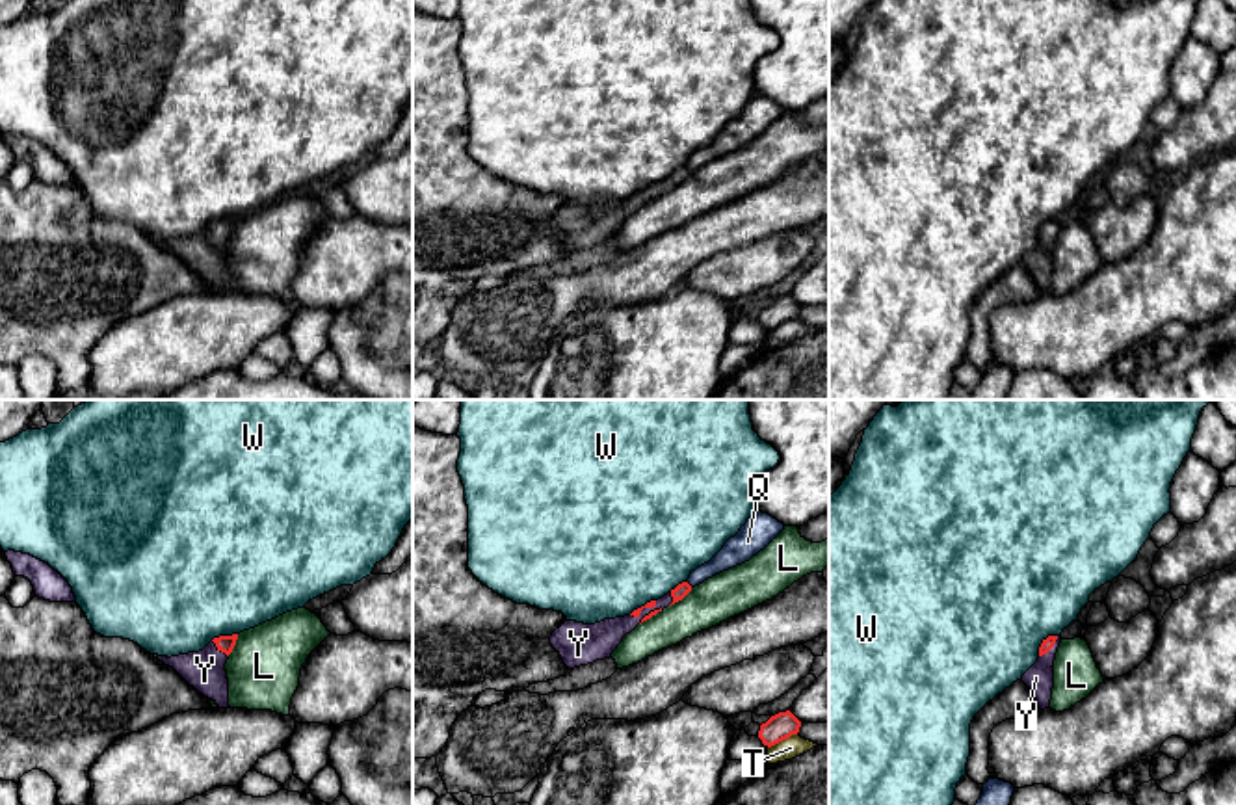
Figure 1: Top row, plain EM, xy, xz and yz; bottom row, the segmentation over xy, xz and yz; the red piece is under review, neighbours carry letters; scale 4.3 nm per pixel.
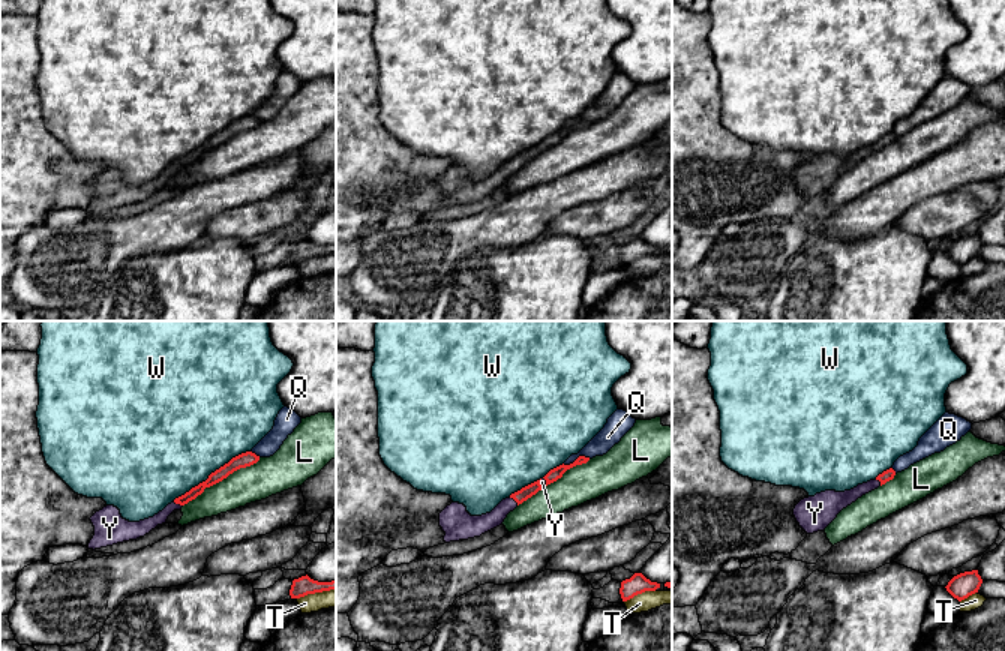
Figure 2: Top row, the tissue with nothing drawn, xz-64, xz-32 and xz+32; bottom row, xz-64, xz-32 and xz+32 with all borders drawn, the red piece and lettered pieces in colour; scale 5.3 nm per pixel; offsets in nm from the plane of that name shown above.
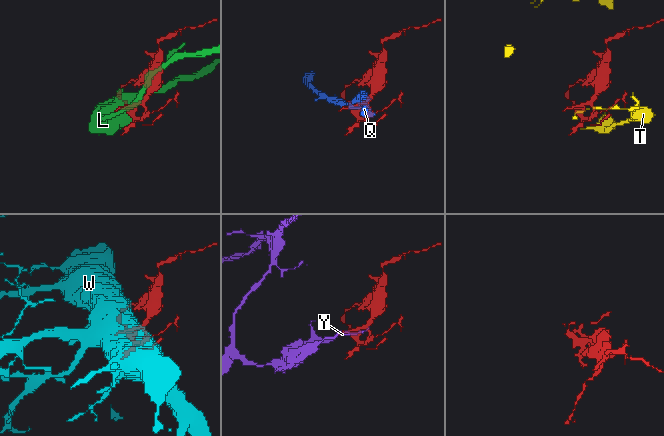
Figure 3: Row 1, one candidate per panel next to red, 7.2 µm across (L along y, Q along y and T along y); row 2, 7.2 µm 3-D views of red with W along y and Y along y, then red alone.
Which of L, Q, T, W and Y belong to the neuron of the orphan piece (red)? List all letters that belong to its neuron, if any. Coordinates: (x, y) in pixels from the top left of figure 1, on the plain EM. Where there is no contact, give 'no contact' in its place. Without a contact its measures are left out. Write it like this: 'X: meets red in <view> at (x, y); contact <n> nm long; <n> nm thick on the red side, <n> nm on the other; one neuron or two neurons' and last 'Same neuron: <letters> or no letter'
L: meets red in xz at (681, 183); contact 130 nm long; 60 nm thick on the red side, 200 nm on the other; two neurons
Q: meets red in xz at (688, 168); contact 40 nm long; 60 nm thick on the red side, 110 nm on the other; two neurons
T: meets red in xz at (781, 324); contact 140 nm long; 120 nm thick on the red side, 90 nm on the other; two neurons
W: meets red in yz at (1043, 225); contact 130 nm long; 50 nm thick on the red side, 480 nm on the other; two neurons
Y: meets red in yz at (1051, 231); contact 130 nm long; 50 nm thick on the red side, 120 nm on the other; one neuron
Same neuron: Y

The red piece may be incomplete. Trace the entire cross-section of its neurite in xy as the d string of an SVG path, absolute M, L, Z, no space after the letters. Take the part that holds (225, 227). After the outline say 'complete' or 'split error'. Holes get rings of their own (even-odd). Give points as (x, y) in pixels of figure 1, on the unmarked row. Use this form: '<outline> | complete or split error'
M238 218L214 221L203 234L178 240L158 240L173 251L190 270L212 283L219 292L229 290L229 262L225 247L236 229Z | split error

